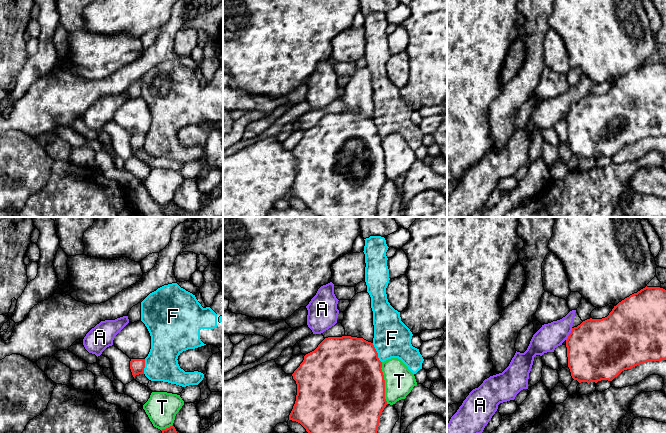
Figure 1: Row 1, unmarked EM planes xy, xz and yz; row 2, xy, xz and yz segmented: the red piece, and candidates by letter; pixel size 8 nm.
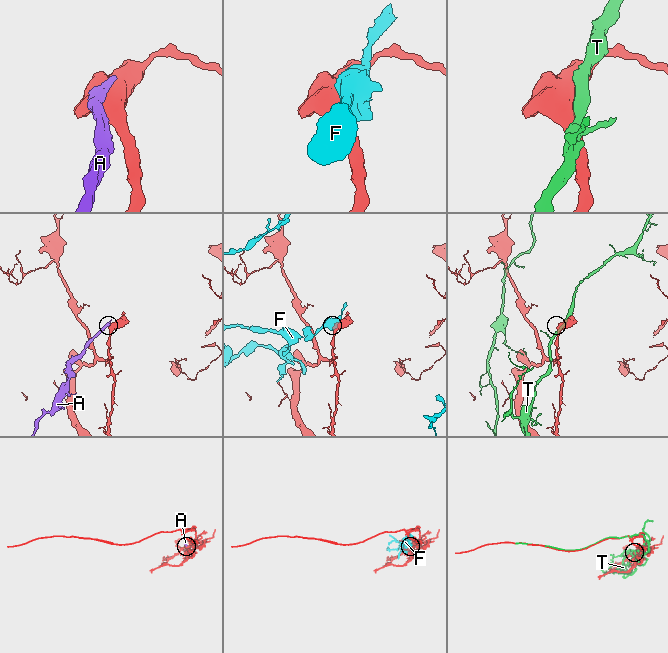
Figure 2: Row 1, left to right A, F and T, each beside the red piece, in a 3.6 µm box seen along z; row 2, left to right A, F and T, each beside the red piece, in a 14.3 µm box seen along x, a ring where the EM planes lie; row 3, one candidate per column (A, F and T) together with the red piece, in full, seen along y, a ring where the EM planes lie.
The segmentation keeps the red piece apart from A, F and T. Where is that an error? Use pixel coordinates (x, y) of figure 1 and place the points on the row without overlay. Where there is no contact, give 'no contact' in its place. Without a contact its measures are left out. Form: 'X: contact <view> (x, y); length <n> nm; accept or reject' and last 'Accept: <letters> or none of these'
A: contact yz (569, 110); length 120 nm; reject
F: contact xz (377, 129); length 180 nm; reject
T: contact xz (384, 159); length 340 nm; reject
Accept: none of these

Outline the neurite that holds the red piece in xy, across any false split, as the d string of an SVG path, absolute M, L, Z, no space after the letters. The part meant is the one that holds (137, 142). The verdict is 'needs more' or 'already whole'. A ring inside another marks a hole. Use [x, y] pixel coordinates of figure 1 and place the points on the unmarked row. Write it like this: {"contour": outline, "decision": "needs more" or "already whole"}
{"contour": "M131 135L130 145L134 154L136 151L144 150L144 144L145 135Z", "decision": "already whole"}

